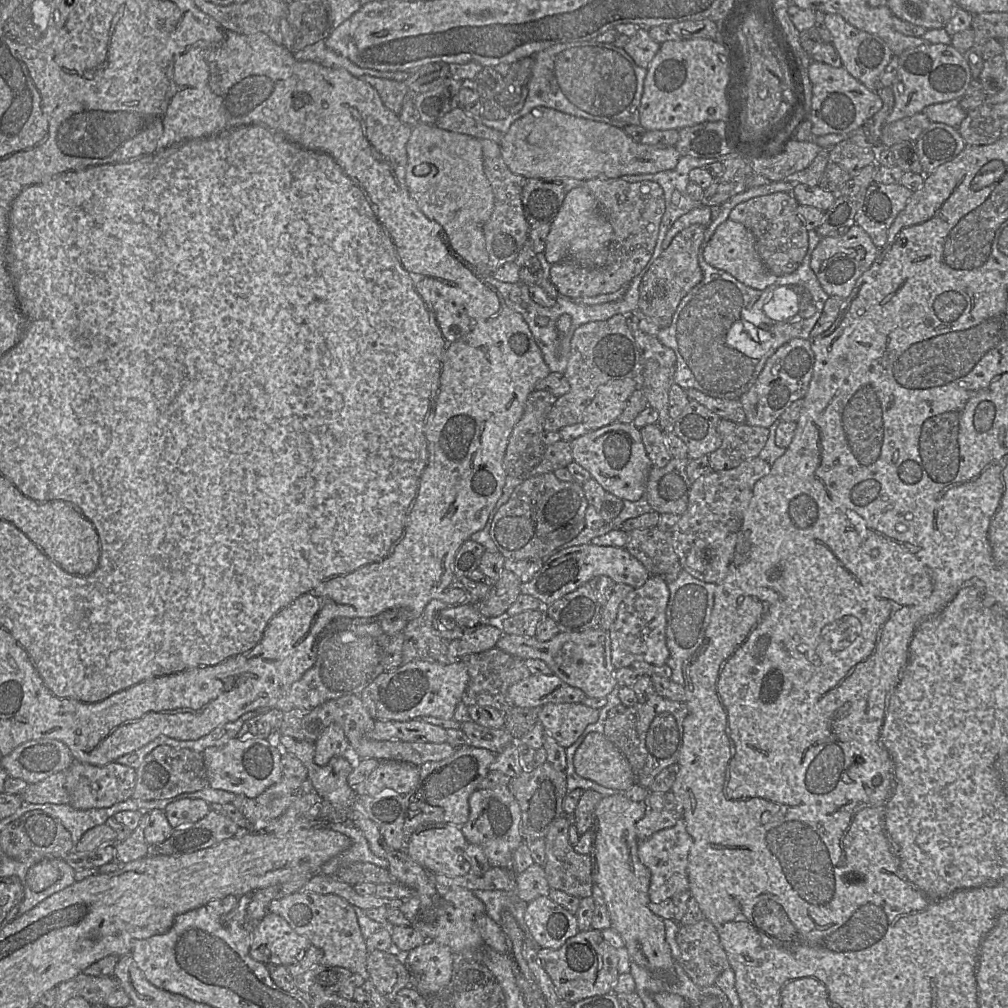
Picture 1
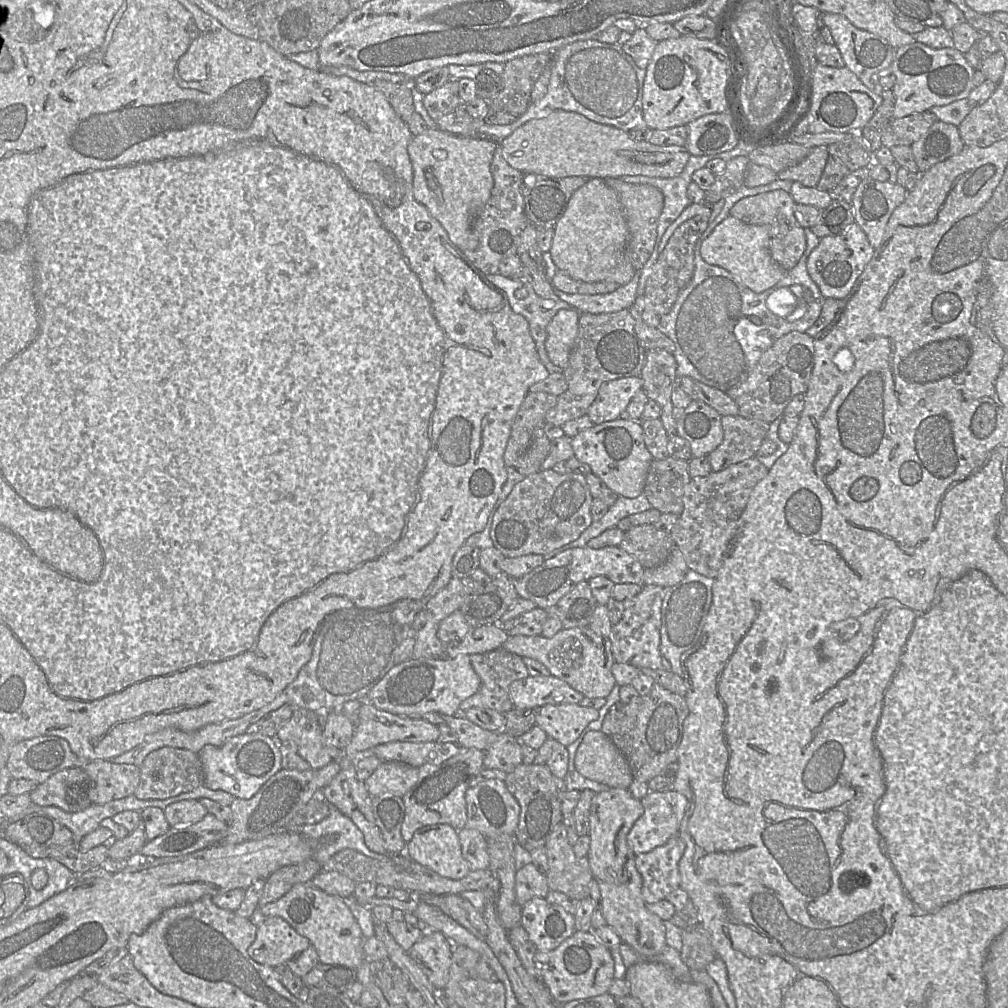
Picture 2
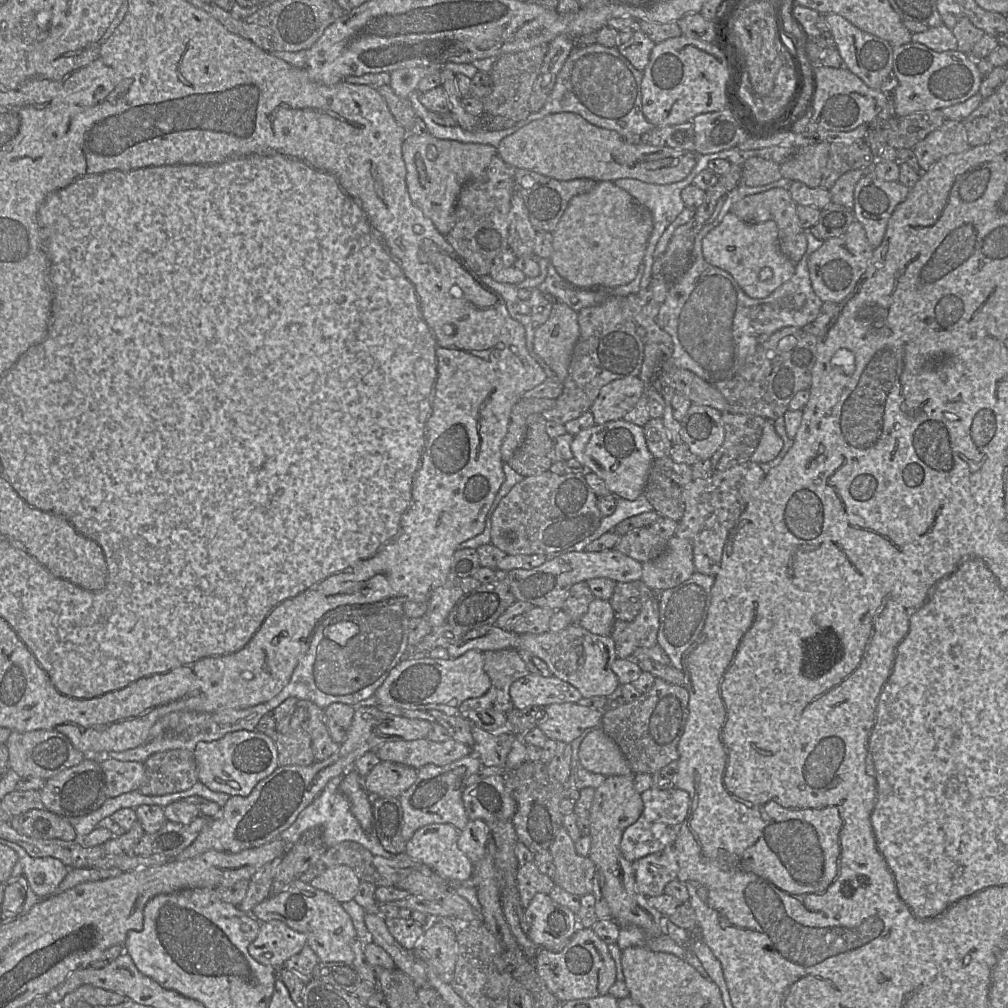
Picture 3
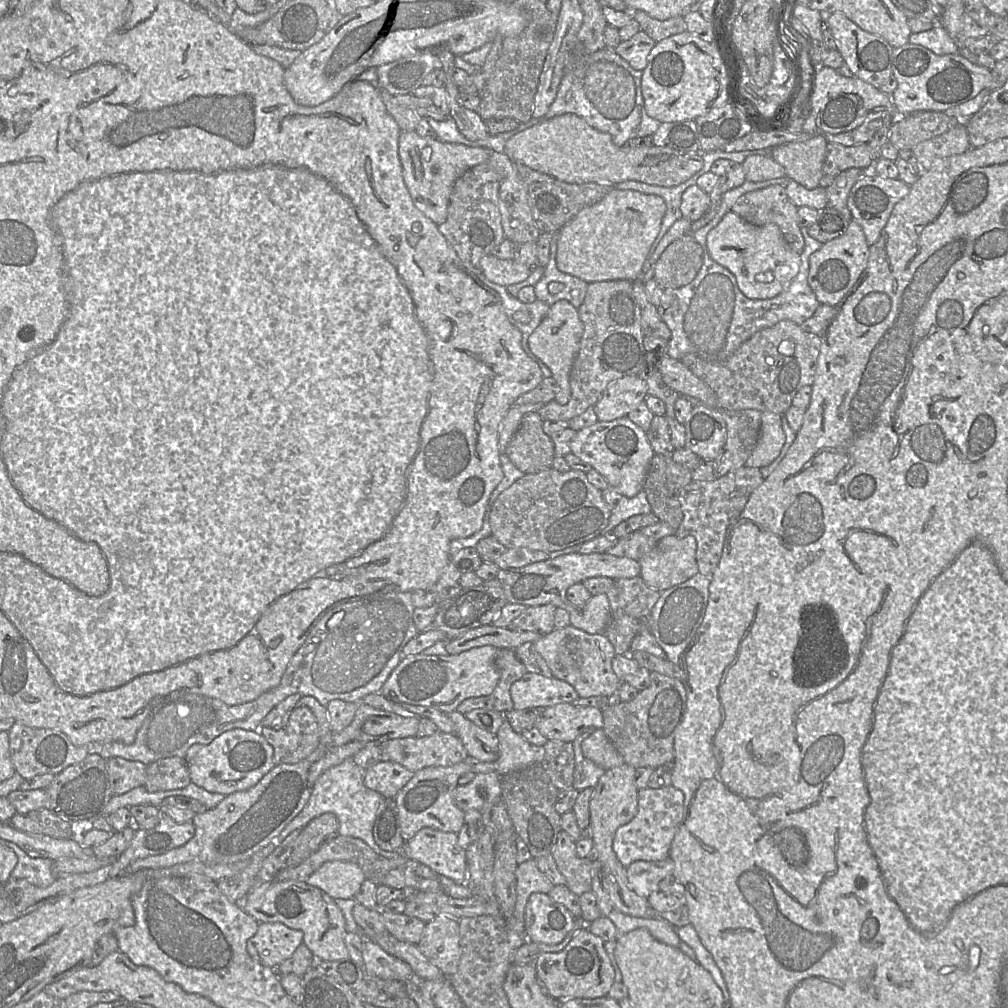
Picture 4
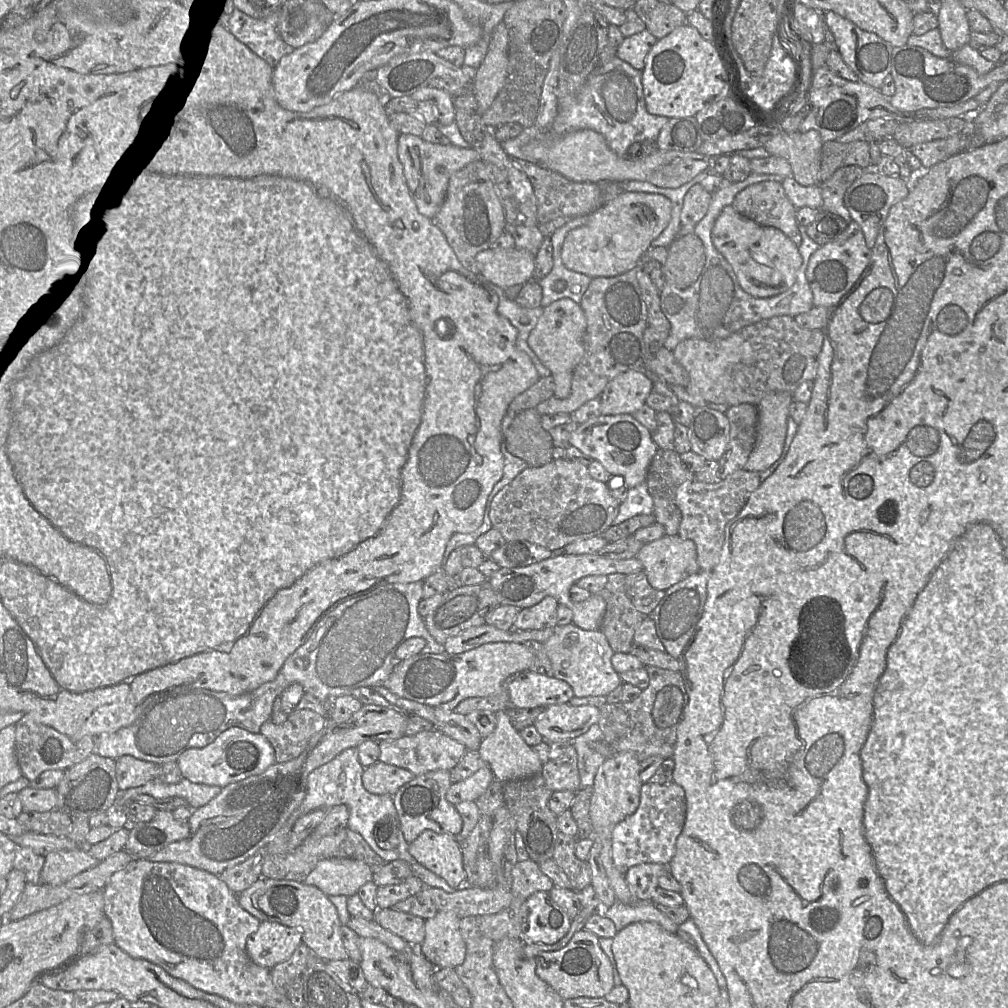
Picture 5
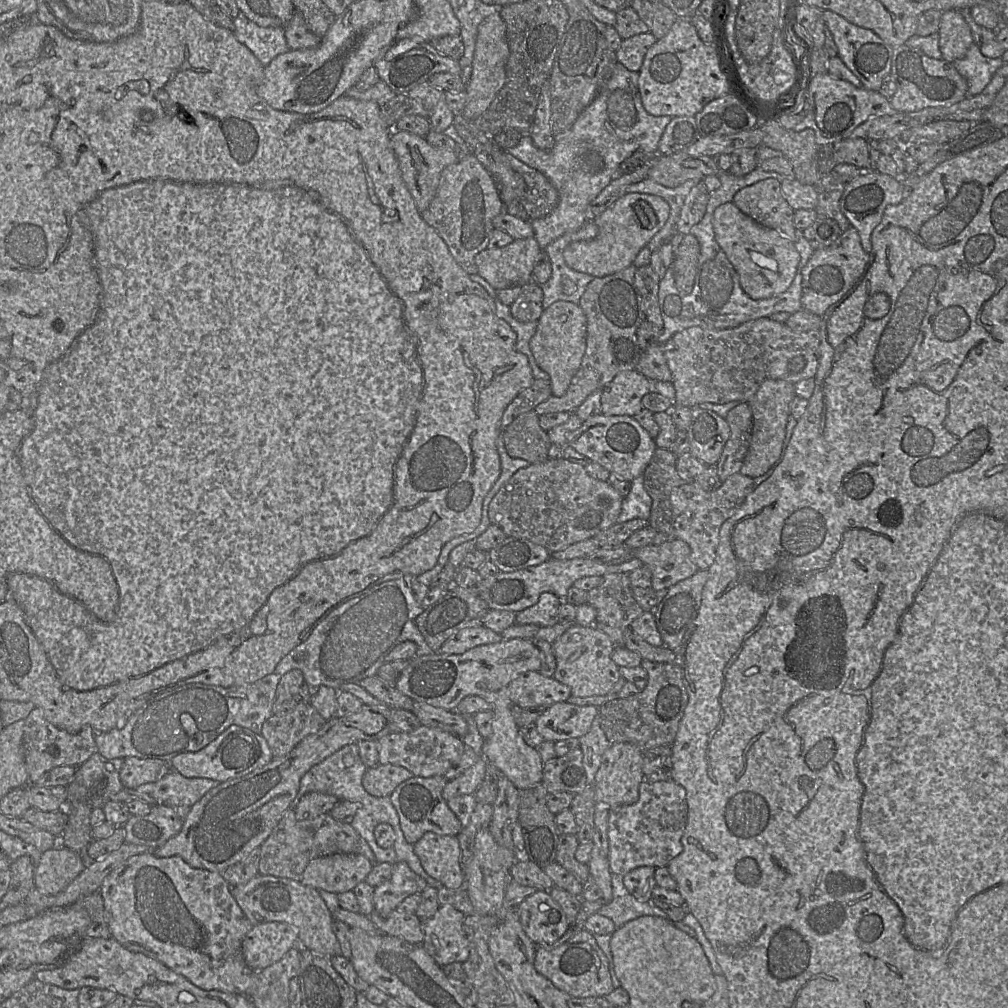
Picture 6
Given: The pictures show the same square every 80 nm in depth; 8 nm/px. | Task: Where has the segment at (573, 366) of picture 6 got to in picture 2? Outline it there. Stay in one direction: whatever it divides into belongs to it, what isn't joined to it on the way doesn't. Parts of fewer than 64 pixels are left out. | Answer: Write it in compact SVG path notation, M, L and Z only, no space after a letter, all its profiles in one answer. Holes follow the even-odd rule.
M561 309L547 325L545 349L550 361L564 370L578 334L580 312Z

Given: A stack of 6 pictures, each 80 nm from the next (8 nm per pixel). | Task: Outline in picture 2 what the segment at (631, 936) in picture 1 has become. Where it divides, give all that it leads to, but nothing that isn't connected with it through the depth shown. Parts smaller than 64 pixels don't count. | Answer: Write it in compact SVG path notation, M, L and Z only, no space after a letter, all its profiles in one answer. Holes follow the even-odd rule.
M610 788L597 793L590 807L587 858L593 879L600 889L600 907L606 925L642 958L651 958L666 948L666 928L663 920L646 907L642 896L642 876L635 865L635 854L627 843L630 829L643 812L641 800L634 798L628 788Z

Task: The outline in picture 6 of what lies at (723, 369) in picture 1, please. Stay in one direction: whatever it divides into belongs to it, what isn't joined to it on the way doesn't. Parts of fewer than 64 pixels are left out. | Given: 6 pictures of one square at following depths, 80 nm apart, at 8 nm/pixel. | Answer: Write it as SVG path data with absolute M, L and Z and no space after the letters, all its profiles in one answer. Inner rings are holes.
M756 167L753 171L742 177L737 177L725 171L720 171L718 177L721 182L720 188L709 193L706 212L701 221L695 224L690 231L690 234L697 238L700 245L693 290L689 295L682 295L678 291L670 266L666 268L664 276L660 279L658 297L664 324L662 333L657 339L659 345L667 342L675 333L690 327L700 326L702 328L716 329L734 328L751 320L769 317L774 313L786 312L793 314L802 309L802 269L815 251L804 237L803 230L798 230L798 238L795 242L796 249L800 254L800 262L789 288L779 295L754 300L742 289L738 274L724 251L718 245L713 229L713 214L715 209L723 203L733 202L735 194L739 190L768 178L775 178L782 182L785 176L777 172L768 172L762 170L760 167Z

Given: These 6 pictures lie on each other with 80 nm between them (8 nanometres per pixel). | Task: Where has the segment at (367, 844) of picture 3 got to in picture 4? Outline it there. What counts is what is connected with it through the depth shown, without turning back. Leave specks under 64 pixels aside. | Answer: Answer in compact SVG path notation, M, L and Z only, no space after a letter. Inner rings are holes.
M353 757L345 759L339 765L324 771L316 780L310 798L301 812L282 830L277 842L280 843L296 829L303 829L314 818L324 814L333 813L339 821L338 835L360 838L367 843L377 854L385 858L397 858L402 851L386 851L381 849L374 840L373 827L375 820L387 799L380 793L367 788L363 782L364 771L359 767Z

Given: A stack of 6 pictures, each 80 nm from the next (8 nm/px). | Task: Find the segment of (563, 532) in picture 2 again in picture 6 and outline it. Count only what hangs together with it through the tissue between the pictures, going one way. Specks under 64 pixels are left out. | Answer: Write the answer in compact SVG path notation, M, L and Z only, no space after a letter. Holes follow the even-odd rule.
M549 458L517 470L492 499L488 516L508 537L527 539L554 553L617 523L623 499L608 480L593 478L581 464Z

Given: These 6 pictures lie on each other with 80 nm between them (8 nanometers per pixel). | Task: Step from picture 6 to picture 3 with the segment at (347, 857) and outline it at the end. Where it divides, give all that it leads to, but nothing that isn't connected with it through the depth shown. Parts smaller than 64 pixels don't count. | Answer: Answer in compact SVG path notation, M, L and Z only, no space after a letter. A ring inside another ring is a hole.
M346 865L326 869L314 878L310 885L332 895L338 902L352 900L359 888L361 880L356 873Z

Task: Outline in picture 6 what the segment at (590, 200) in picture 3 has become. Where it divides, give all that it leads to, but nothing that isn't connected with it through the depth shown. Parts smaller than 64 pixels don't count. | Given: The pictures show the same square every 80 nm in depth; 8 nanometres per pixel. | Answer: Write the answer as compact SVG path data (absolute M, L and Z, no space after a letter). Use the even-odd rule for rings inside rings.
M626 193L594 218L598 227L595 238L574 241L566 246L564 260L571 269L594 277L619 272L633 265L638 253L664 226L669 214L670 206L662 197L646 193Z

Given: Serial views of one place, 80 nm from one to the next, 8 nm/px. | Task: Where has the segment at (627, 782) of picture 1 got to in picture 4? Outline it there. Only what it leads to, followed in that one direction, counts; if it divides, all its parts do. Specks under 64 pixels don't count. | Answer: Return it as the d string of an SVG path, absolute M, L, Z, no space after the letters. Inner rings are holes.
M596 729L581 743L582 753L585 758L596 765L608 770L625 763L623 757L616 750L602 729Z

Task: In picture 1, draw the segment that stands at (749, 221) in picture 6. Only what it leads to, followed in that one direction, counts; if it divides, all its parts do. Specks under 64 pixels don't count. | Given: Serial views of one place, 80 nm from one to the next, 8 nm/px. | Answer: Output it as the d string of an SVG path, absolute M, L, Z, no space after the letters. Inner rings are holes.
M730 218L716 228L704 249L703 256L709 265L731 274L743 284L757 290L764 290L778 278L761 261L753 234L743 224Z

